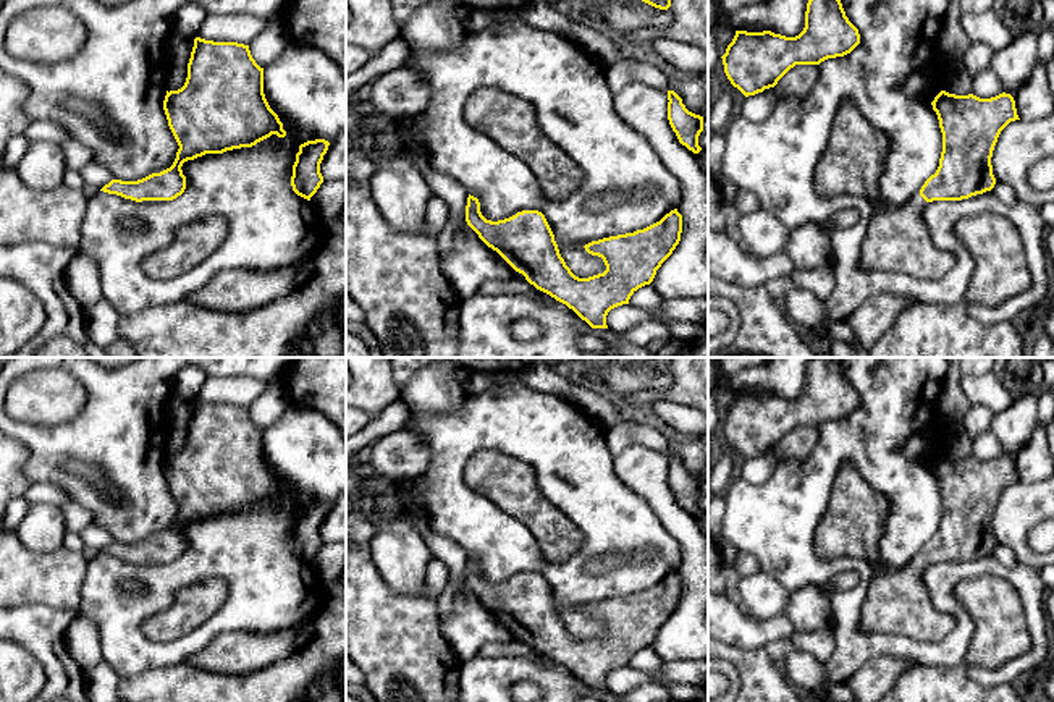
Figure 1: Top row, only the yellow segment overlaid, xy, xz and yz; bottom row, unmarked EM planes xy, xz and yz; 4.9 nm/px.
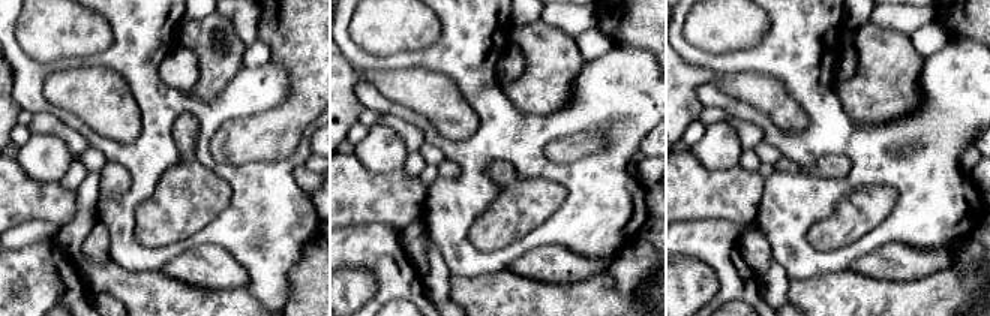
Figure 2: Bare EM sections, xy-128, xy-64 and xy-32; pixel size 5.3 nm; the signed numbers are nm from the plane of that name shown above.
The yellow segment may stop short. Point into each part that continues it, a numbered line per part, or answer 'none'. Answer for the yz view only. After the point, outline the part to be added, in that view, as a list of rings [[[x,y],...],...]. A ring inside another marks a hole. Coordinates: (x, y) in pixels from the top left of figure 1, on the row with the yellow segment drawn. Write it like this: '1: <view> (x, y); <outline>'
1: yz (898, 240); [[[844,100],[815,170],[813,186],[828,199],[863,196],[873,202],[875,212],[860,247],[863,270],[941,278],[954,267],[955,257],[934,246],[925,223],[926,201],[917,194],[907,204],[889,209],[879,196],[879,176],[889,149],[887,136]]]

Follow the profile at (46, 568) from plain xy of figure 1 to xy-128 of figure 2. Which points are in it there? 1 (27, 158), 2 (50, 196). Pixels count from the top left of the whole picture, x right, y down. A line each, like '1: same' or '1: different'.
1: different
2: same

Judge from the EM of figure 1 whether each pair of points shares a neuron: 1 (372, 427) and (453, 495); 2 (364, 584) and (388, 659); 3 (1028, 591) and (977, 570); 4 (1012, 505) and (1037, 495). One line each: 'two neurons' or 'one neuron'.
1: two neurons
2: one neuron
3: one neuron
4: one neuron

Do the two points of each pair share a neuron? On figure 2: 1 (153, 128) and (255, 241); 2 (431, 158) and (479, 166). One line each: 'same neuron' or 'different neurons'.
1: same neuron
2: different neurons

